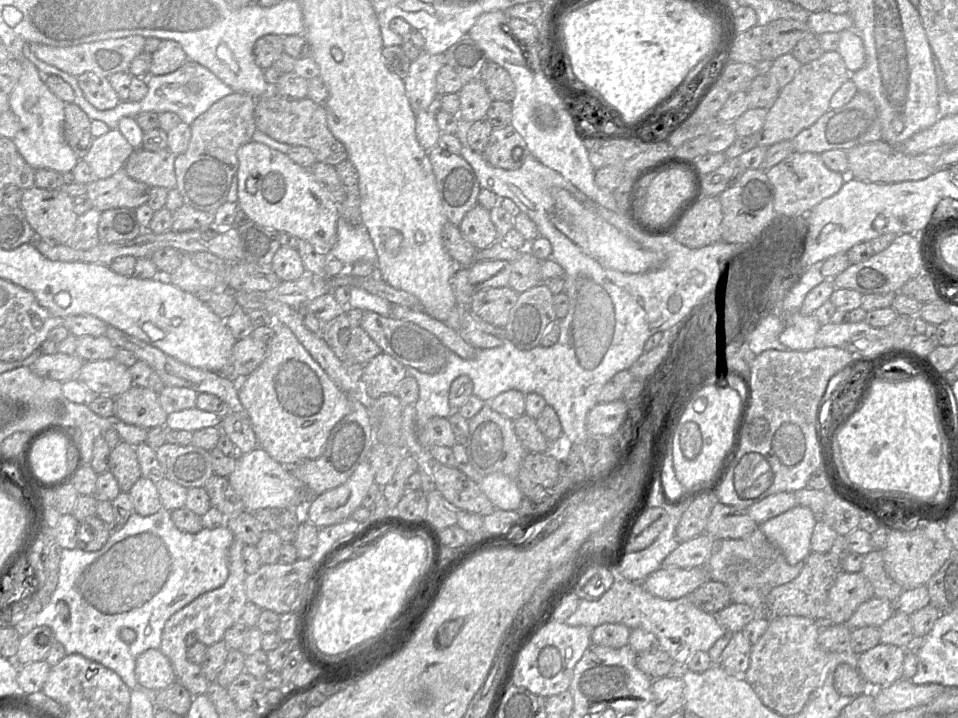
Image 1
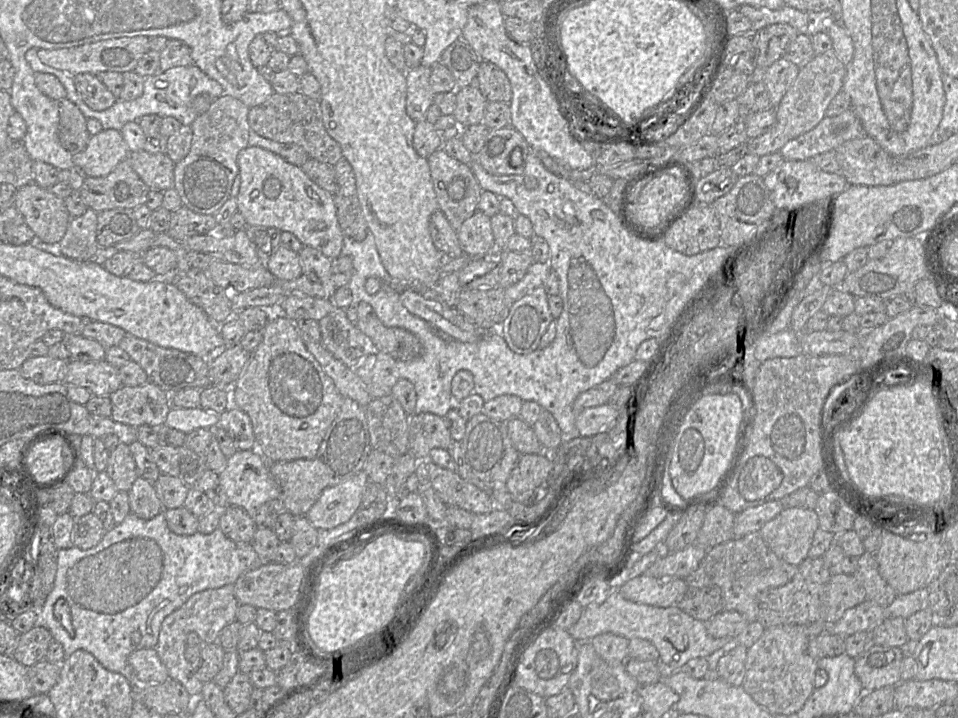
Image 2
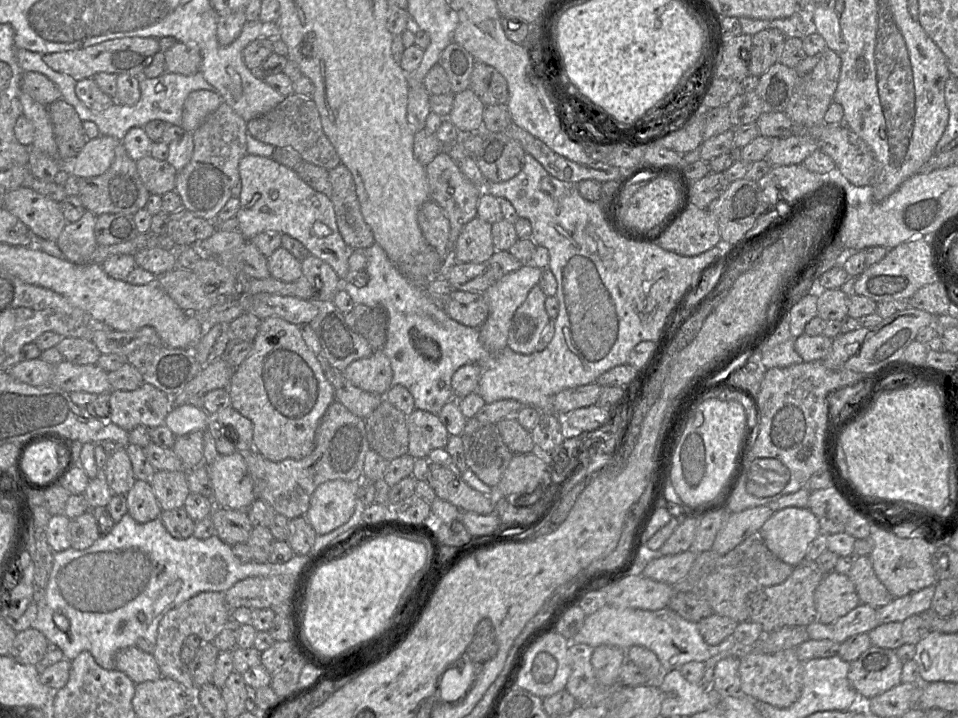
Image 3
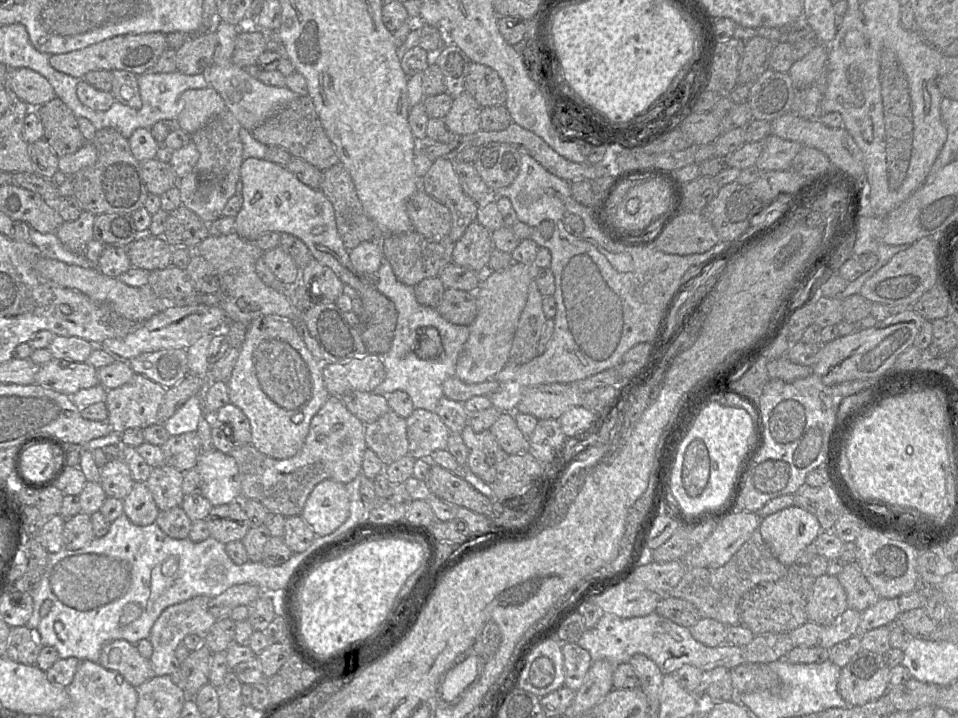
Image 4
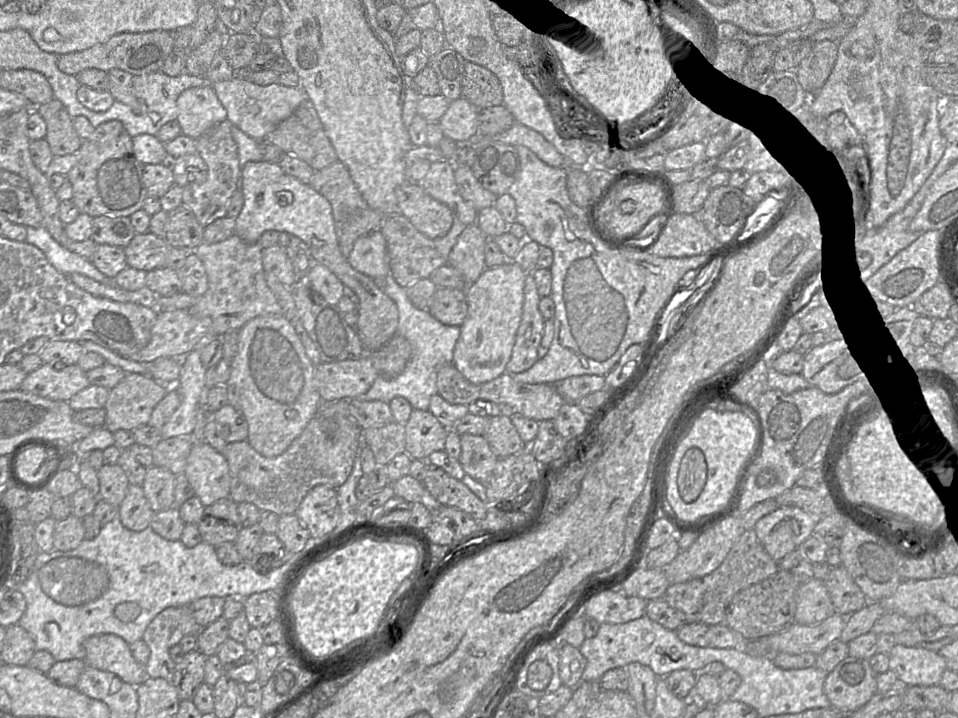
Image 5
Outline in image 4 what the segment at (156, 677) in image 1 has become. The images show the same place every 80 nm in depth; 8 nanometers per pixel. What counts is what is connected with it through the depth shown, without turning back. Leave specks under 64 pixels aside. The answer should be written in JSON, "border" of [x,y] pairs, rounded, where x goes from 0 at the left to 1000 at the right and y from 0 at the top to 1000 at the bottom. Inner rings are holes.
{"border":[[[119,891],[110,897],[102,923],[125,937],[141,958],[162,942],[157,919],[145,909],[141,897],[132,891]]]}

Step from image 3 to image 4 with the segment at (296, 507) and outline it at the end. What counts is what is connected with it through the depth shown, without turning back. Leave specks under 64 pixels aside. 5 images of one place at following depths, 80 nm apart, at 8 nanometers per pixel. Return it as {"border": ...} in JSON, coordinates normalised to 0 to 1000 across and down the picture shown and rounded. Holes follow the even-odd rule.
{"border":[[[344,552],[326,582],[317,618],[307,635],[285,639],[269,628],[263,618],[245,623],[239,634],[245,639],[249,653],[252,696],[268,696],[281,713],[292,714],[297,720],[314,717],[322,692],[331,674],[337,669],[348,669],[361,675],[378,657],[380,631],[384,624],[381,616],[381,593],[362,570],[354,553]]]}

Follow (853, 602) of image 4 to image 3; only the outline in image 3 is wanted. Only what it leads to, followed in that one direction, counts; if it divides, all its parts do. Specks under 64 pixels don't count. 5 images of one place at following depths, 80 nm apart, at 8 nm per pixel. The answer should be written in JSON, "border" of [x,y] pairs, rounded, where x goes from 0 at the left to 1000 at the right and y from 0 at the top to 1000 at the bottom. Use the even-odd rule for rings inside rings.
{"border":[[[907,773],[894,776],[884,801],[890,809],[901,841],[918,847],[926,843],[933,833],[915,804]]]}

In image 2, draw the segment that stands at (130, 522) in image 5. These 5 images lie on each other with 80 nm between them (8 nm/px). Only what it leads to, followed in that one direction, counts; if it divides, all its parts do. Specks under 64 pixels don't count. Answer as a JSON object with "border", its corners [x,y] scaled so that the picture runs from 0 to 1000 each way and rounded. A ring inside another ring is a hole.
{"border":[[[144,664],[134,685],[136,713],[147,723],[158,723],[171,709],[161,674]]]}

